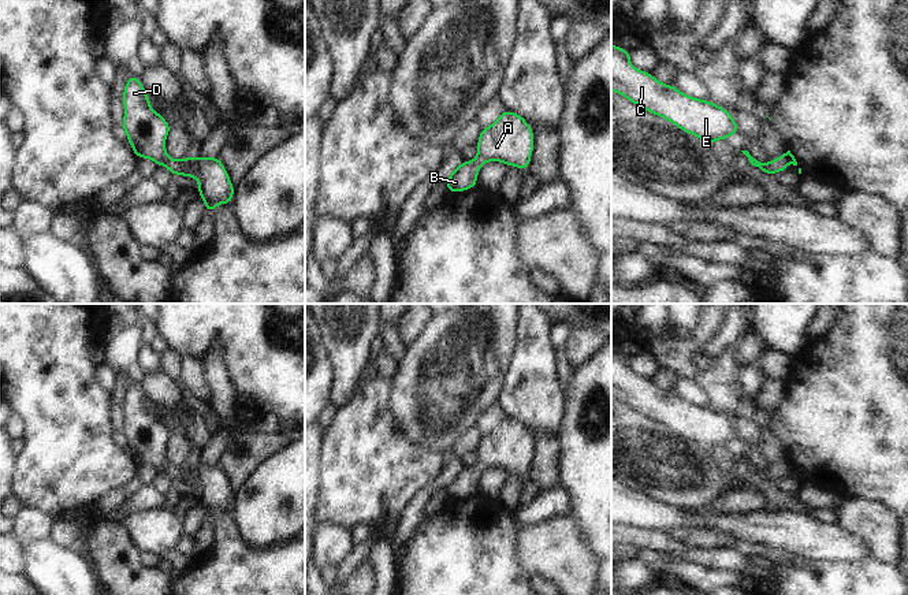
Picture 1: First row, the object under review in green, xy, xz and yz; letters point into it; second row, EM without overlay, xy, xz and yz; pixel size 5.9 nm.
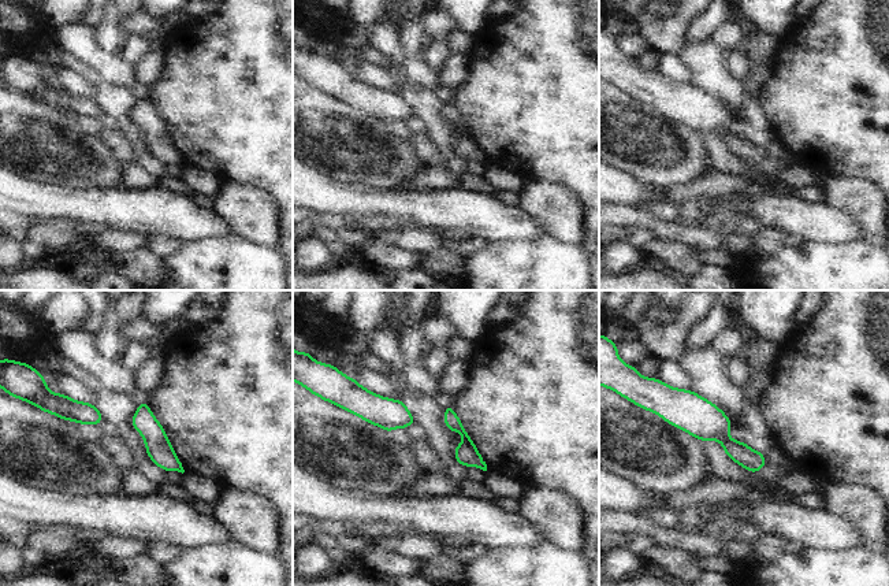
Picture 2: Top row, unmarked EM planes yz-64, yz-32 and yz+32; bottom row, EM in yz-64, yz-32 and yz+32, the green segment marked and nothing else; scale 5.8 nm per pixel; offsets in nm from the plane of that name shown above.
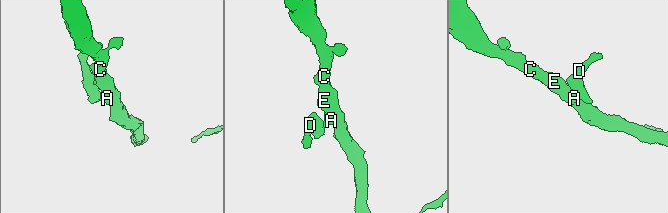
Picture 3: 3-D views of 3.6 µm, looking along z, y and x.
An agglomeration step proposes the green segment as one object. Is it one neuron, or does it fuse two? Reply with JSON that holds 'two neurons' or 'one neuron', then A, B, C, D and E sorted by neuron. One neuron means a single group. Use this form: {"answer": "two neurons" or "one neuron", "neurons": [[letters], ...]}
{"answer": "one neuron", "neurons": [["A", "B", "C", "D", "E"]]}

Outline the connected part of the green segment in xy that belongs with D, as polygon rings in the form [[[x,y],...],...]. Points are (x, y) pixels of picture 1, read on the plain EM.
[[[127,382],[123,397],[124,424],[122,434],[135,462],[149,464],[157,473],[164,472],[175,481],[194,483],[198,487],[198,502],[205,510],[206,520],[220,510],[231,510],[234,492],[219,464],[171,465],[165,458],[165,445],[171,436],[161,420],[155,419],[150,406],[137,383]]]

